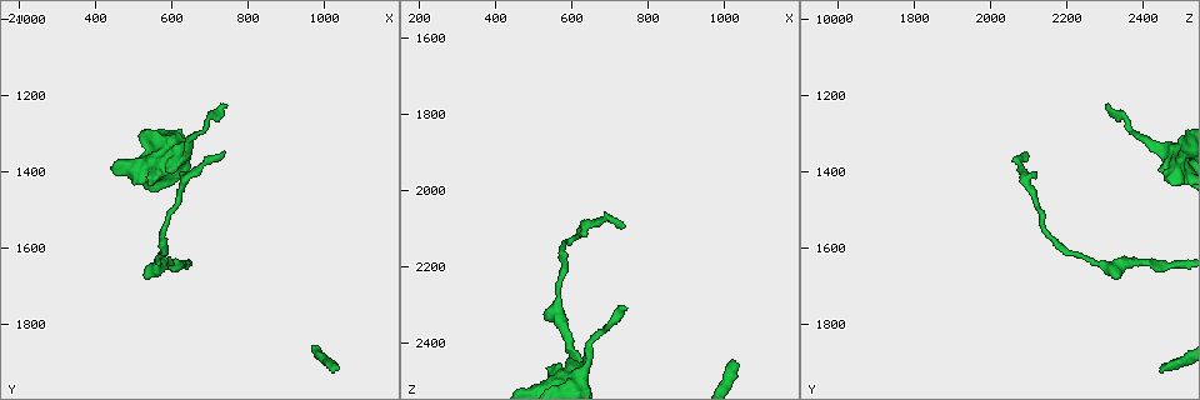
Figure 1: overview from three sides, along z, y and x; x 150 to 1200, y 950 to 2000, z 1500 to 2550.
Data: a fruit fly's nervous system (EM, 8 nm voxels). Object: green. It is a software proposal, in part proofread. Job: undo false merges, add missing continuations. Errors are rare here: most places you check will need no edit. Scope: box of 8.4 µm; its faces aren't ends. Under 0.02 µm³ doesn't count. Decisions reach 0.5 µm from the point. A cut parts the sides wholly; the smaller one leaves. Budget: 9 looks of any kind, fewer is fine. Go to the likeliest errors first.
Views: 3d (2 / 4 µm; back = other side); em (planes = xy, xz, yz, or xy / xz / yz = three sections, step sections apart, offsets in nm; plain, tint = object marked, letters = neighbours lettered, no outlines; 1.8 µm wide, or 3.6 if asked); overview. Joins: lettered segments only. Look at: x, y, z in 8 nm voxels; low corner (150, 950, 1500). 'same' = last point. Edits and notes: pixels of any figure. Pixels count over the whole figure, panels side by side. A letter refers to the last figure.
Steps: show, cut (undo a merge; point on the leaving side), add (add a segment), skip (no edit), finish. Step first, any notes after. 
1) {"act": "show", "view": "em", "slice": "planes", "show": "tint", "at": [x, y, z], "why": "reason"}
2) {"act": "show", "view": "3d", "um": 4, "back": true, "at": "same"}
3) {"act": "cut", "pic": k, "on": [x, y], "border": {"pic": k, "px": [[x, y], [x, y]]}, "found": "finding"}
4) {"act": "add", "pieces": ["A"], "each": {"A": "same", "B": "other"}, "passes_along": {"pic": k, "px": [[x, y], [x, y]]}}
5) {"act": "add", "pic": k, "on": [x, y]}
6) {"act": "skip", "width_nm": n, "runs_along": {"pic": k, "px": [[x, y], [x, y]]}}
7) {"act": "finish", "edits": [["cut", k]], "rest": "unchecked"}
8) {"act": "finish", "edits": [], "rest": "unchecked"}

{"act": "show", "view": "em", "slice": "xy", "step": 16, "show": "tint", "at": [755, 1235, 2320], "why": "thin end"}

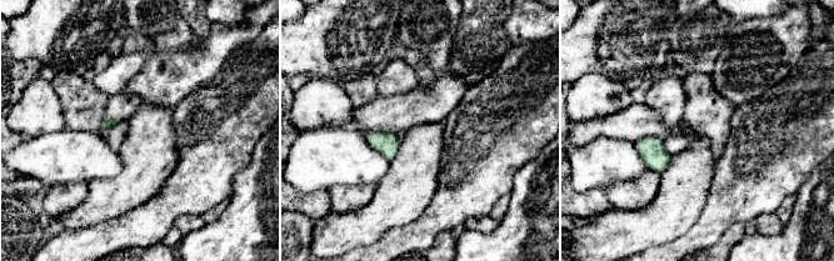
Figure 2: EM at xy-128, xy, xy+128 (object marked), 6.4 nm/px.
{"act": "show", "view": "em", "slice": "xy", "step": 16, "show": "letters", "at": "same", "why": "what lies round it"}

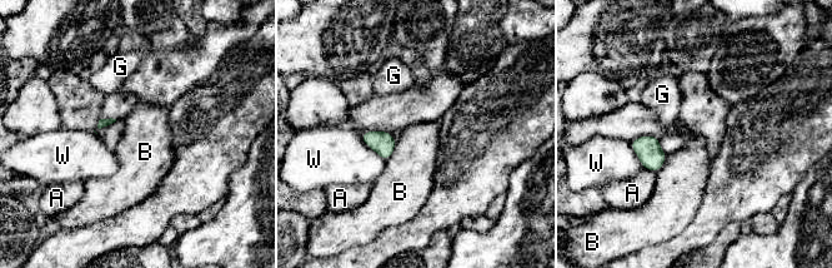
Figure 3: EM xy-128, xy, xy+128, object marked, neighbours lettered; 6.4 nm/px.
{"act": "skip", "longest_contact_nm": ["W", 240], "each": {"A": "other", "B": "other", "G": "other", "W": "other"}, "found": "none of them fits"}

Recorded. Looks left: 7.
{"act": "show", "view": "em", "slice": "planes", "show": "letters", "at": [740, 1350, 2090], "why": "thin end"}

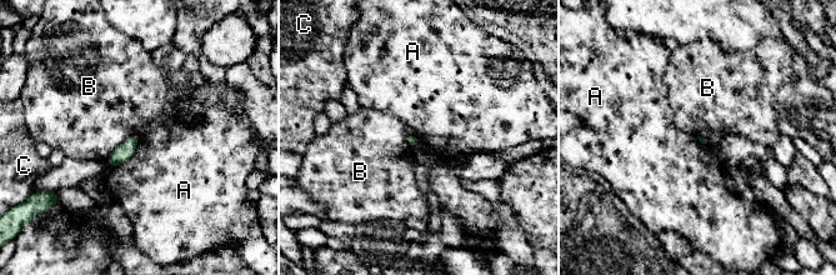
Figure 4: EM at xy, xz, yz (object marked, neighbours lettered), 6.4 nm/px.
{"act": "skip", "each": {"A": "other", "B": "other", "C": "other"}, "found": "no lettered segment goes on from it"}

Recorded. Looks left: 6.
{"act": "show", "view": "3d", "um": 4, "at": [640, 1345, 2460]}

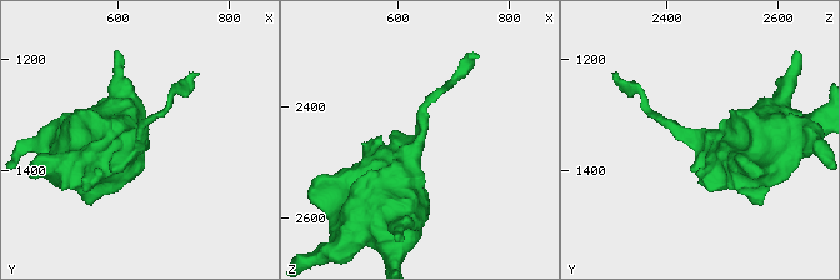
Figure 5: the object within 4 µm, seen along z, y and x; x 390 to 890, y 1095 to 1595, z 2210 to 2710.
{"act": "show", "view": "em", "slice": "xy", "step": 16, "show": "tint", "at": [640, 1350, 2465], "why": "now the EM"}

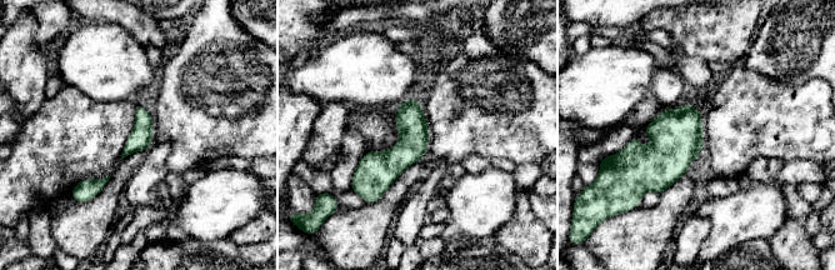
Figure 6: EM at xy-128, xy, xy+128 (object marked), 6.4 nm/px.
{"act": "show", "view": "em", "slice": "xy", "step": 16, "show": "letters", "at": "same"}

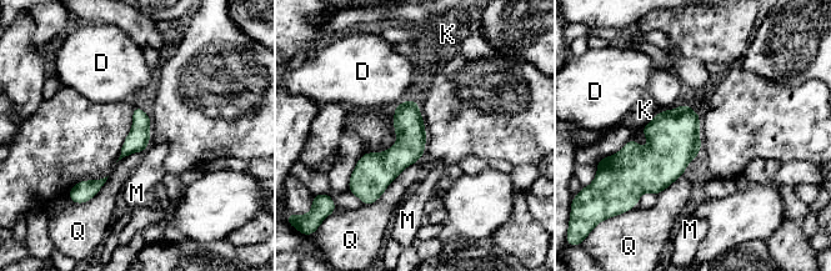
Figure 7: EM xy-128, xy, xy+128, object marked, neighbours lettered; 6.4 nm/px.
{"act": "skip", "width_nm": 150, "each": {"D": "other", "K": "other", "M": "other", "Q": "other"}, "border": {"pic": 7, "px": [[417, 161], [375, 201], [364, 205]]}, "found": "continuous, no second neuron"}

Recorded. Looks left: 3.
{"act": "show", "view": "em", "um": 3.6, "slice": "planes", "show": "tint", "at": [565, 1640, 2265], "why": "calibre changes"}

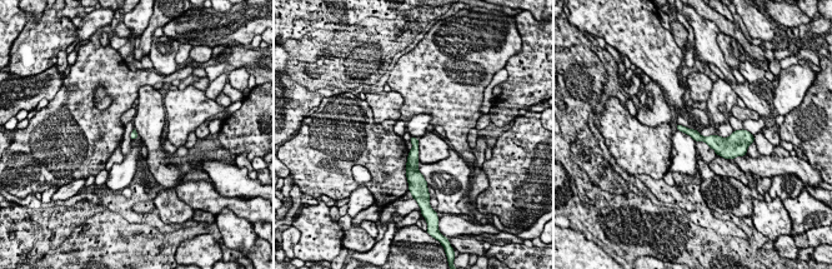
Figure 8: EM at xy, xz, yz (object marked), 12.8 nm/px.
{"act": "show", "view": "em", "um": 3.6, "slice": "planes", "show": "letters", "at": "same"}

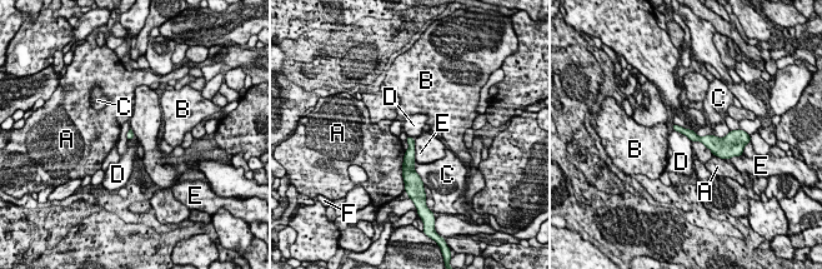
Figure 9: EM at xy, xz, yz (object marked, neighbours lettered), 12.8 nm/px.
{"act": "skip", "width_nm": 100, "each": {"A": "other", "B": "other", "C": "other", "D": "other", "E": "other", "F": "other"}, "runs_along": {"pic": 9, "px": [[410, 140], [409, 174]]}, "found": "one neuron here"}

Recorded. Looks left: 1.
{"act": "finish", "edits": [], "rest": "unchecked"}

